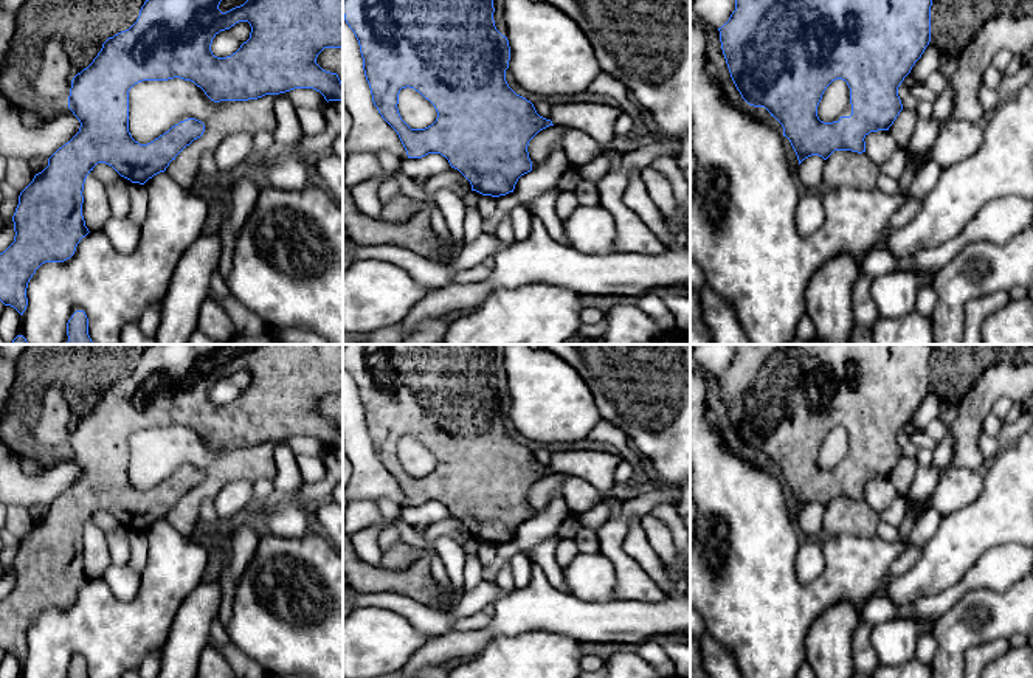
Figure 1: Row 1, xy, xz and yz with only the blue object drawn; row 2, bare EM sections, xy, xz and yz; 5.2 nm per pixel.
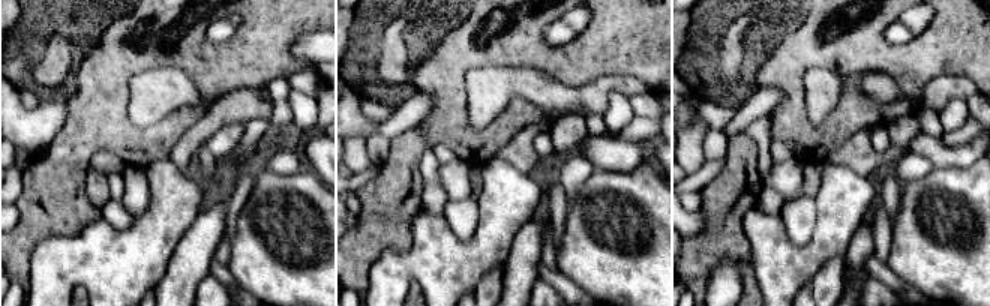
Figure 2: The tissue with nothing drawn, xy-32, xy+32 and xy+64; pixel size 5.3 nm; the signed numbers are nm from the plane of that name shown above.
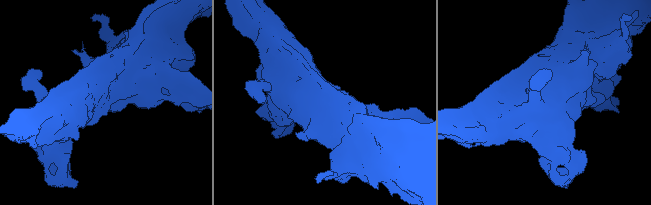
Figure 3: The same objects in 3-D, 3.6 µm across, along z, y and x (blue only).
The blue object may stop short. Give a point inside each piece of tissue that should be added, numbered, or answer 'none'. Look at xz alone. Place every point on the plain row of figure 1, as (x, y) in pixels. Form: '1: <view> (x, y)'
none

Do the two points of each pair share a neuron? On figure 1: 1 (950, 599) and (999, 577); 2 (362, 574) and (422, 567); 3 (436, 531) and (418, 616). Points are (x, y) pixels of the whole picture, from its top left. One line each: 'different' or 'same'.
1: same
2: same
3: different

